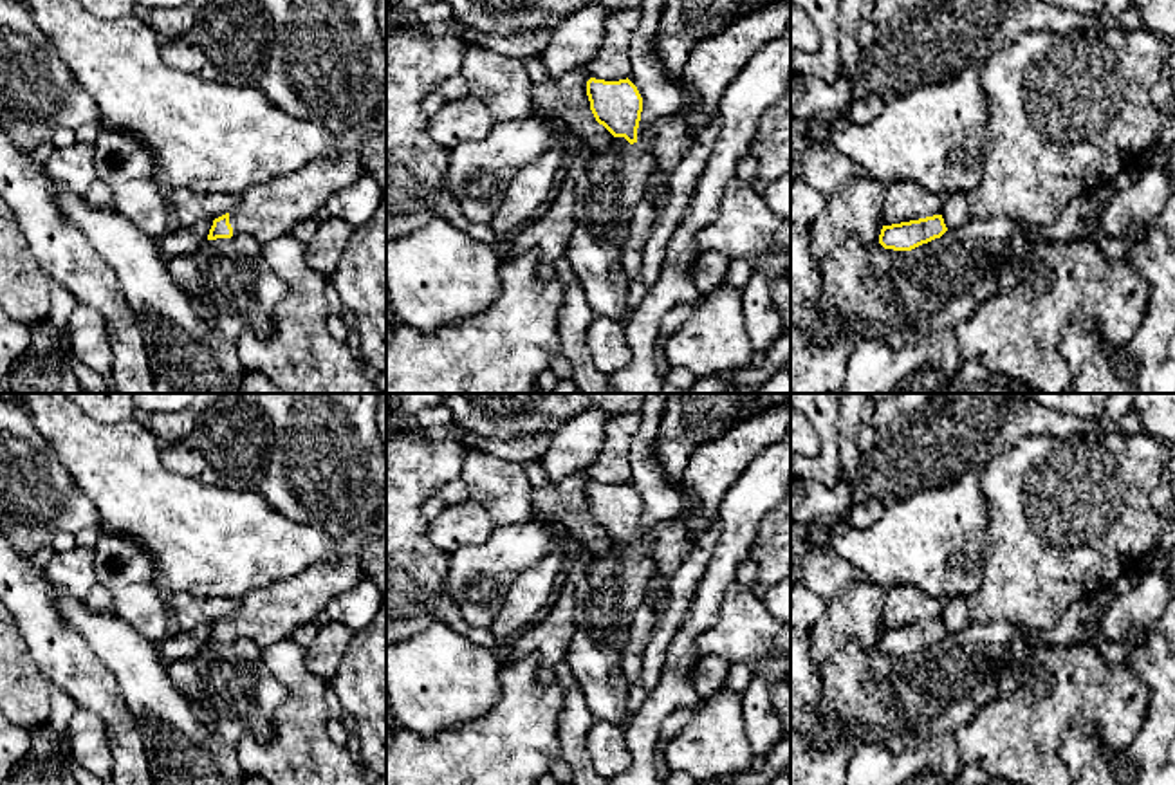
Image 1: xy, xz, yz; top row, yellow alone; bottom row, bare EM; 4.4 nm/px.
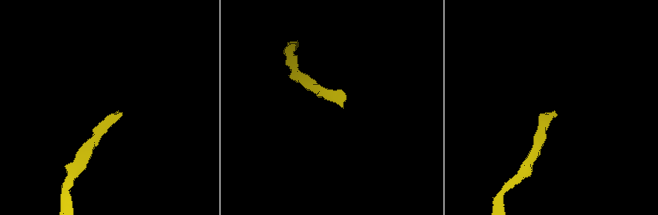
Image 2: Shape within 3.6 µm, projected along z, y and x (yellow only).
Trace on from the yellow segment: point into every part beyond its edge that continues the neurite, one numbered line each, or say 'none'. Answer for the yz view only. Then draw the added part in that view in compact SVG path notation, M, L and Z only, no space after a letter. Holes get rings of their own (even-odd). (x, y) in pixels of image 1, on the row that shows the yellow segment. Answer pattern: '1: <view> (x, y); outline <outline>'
none

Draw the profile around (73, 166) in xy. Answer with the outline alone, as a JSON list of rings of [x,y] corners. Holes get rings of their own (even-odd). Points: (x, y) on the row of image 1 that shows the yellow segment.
[[[74,143],[70,148],[54,148],[45,162],[45,171],[54,182],[65,184],[74,193],[85,195],[94,180],[94,146]]]

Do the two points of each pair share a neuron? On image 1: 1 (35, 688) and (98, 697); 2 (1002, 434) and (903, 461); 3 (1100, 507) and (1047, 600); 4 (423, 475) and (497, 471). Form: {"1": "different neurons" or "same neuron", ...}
{"1": "different neurons", "2": "same neuron", "3": "same neuron", "4": "different neurons"}

